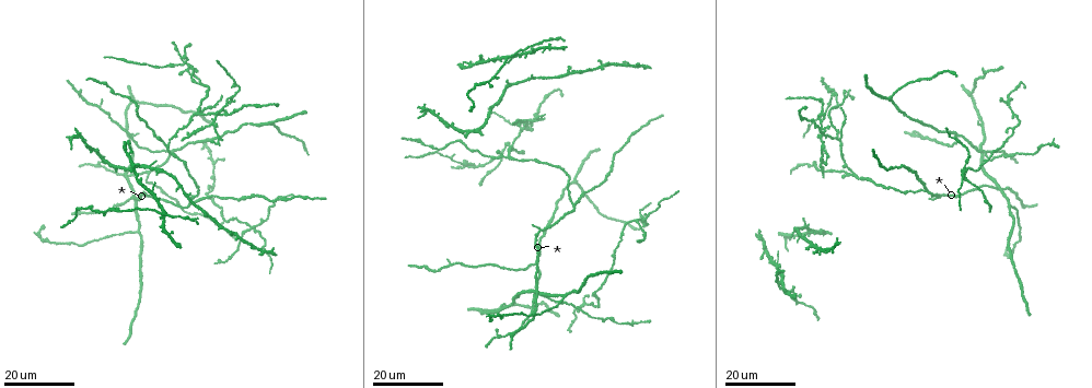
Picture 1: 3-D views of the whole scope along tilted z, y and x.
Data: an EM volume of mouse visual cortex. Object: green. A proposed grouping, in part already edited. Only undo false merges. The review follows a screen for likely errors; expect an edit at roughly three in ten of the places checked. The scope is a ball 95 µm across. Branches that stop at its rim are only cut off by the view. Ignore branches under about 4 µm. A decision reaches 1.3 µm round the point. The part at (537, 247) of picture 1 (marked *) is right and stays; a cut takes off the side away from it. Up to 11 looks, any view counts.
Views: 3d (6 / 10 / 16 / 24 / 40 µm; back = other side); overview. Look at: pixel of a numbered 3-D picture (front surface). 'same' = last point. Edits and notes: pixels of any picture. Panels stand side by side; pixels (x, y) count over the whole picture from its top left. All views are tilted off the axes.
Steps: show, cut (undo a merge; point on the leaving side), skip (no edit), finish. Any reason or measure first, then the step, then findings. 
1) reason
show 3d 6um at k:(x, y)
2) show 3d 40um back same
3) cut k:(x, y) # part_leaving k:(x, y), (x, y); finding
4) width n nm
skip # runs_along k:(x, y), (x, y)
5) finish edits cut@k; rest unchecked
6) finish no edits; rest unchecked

show 3d 16um at 1:(993, 181)

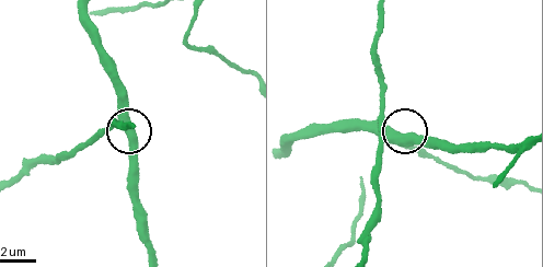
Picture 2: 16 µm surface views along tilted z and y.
show 3d 10um at 2:(402, 141)

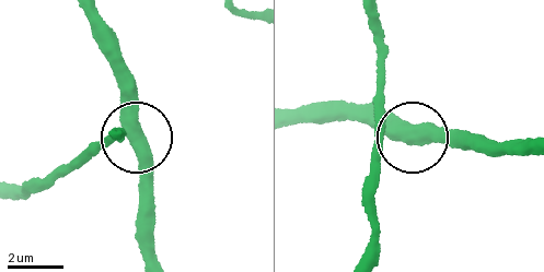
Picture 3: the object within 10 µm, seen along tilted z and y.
skip # one cell here

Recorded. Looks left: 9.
three-way junction
show 3d 16um at 1:(985, 153)

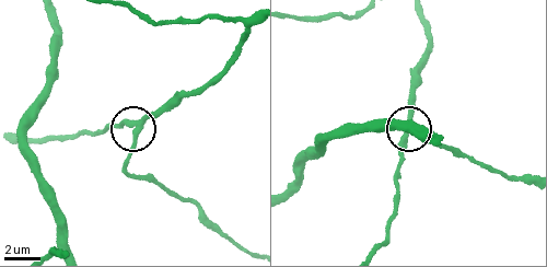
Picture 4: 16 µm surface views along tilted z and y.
show 3d 6um at 4:(136, 133)

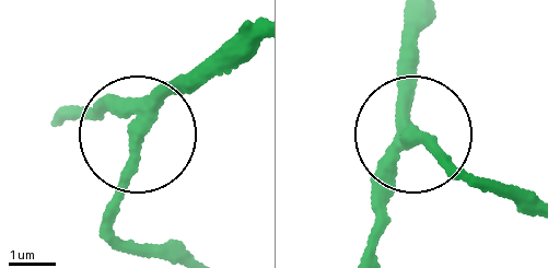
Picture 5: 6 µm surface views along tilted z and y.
width 300 nm
skip # continuous, no second cell

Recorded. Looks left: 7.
arms part here
show 3d 16um at 1:(200, 84)

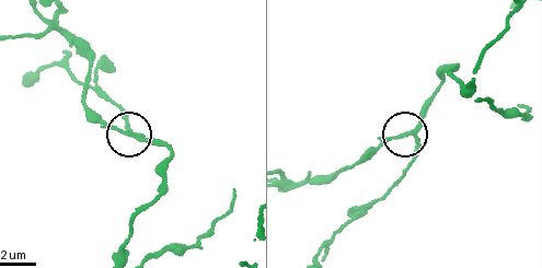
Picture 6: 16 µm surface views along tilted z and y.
closer look
show 3d 10um at 6:(138, 138)

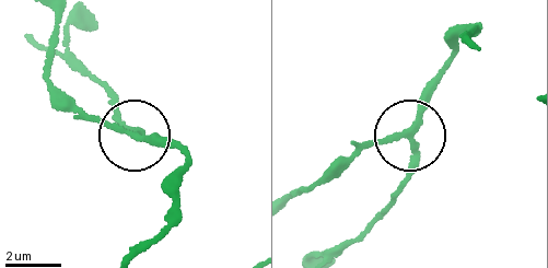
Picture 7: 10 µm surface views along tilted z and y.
show 3d 10um back at 7:(135, 134)

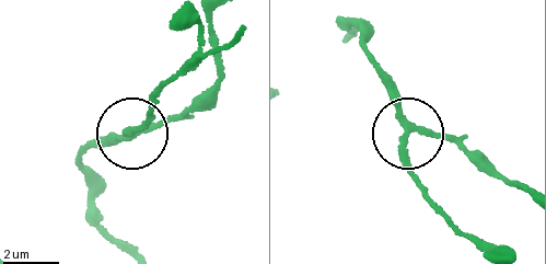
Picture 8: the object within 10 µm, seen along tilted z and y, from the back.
side_arm 12 um
skip # one cell here

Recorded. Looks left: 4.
three-way junction
show 3d 16um at 1:(196, 112)

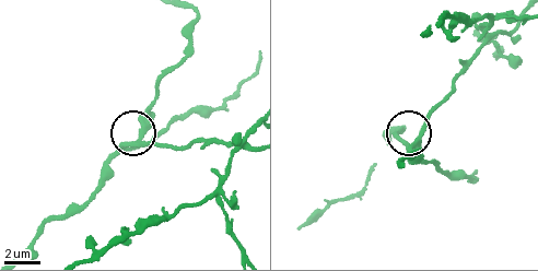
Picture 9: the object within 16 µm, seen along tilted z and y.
show 3d 6um at 9:(420, 139)

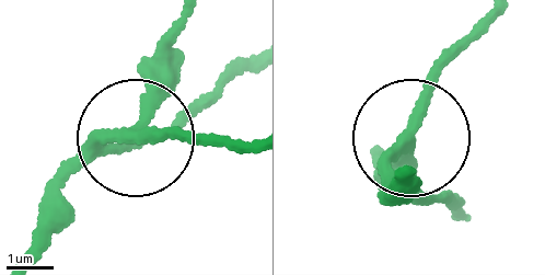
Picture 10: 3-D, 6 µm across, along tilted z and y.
width 220 nm
skip # runs_along 10:(31, 247), (57, 181), (134, 135), (166, 54); continuous, no second cell

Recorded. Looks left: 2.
show 3d 16um at 1:(169, 147)

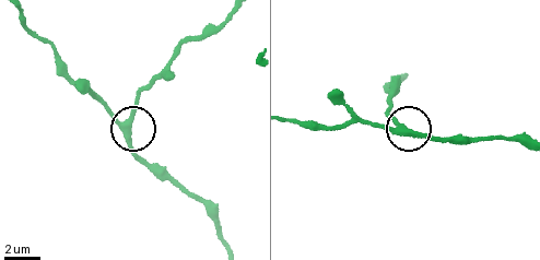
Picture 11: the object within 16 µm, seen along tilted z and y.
closer look
show 3d 10um at 11:(125, 121)

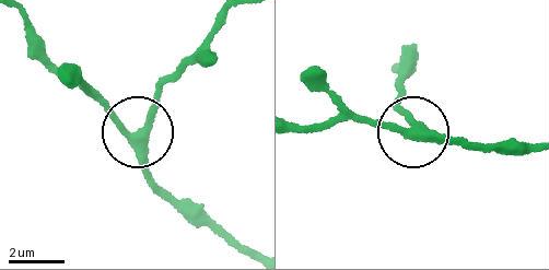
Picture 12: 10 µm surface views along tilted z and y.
skip # runs_along 12:(533, 147), (452, 143), (358, 118), (333, 120); one cell here

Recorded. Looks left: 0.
finish no edits; rest unchecked

